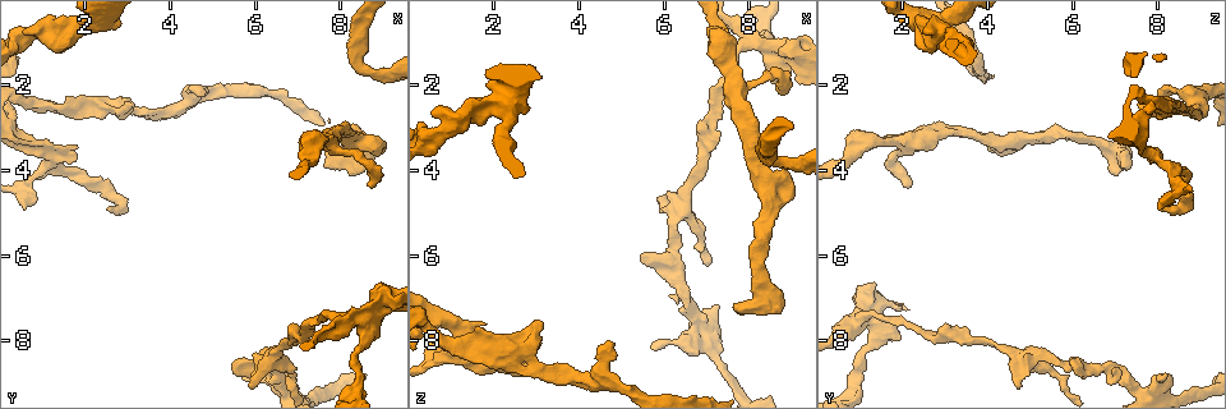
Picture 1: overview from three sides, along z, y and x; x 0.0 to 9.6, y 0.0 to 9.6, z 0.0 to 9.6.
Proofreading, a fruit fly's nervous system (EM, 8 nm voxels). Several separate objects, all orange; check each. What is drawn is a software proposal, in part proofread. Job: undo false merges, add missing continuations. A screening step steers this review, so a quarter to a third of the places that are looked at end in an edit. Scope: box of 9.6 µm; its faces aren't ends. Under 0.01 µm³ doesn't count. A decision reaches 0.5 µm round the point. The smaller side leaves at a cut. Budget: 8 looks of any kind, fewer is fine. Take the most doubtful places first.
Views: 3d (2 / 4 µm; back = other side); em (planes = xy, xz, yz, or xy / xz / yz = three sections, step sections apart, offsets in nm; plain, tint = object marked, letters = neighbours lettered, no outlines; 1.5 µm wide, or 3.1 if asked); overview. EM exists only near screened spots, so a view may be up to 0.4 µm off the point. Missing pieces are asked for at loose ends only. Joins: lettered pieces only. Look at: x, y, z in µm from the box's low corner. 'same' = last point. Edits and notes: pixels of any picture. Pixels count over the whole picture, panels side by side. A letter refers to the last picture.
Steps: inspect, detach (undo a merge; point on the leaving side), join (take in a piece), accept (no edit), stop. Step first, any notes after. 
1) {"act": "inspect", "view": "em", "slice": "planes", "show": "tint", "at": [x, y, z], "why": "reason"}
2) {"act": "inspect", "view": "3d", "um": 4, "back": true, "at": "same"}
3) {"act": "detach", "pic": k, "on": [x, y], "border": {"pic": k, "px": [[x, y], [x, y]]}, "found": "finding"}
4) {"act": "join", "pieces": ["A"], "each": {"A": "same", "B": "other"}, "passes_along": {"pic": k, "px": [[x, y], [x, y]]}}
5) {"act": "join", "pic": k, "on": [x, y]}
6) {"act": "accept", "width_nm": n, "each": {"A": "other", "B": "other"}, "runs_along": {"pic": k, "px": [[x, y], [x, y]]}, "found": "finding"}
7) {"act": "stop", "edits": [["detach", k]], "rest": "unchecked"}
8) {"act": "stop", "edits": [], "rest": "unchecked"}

{"act": "inspect", "view": "3d", "um": 2, "at": [8.50, 3.35, 4.30], "why": "sharp bend"}

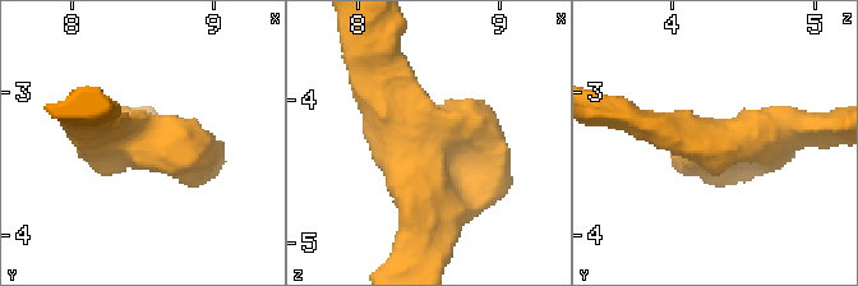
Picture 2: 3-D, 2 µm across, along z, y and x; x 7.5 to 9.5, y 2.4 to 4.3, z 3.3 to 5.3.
{"act": "inspect", "view": "em", "slice": "xy", "step": 4, "show": "letters", "at": [8.42, 3.32, 4.36]}

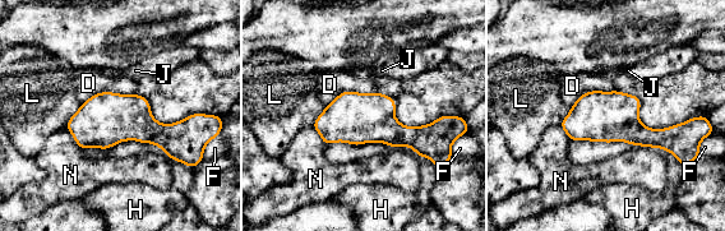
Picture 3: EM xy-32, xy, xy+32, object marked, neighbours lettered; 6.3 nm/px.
{"act": "accept", "each": {"D": "other", "F": "other", "H": "other", "J": "other", "L": "other", "N": "other"}, "border": {"pic": 3, "px": [[135, 92], [97, 92], [82, 104]]}, "found": "one cell here"}

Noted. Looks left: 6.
{"act": "inspect", "view": "3d", "um": 2, "at": [2.90, 4.85, 8.55], "why": "sharp bend"}

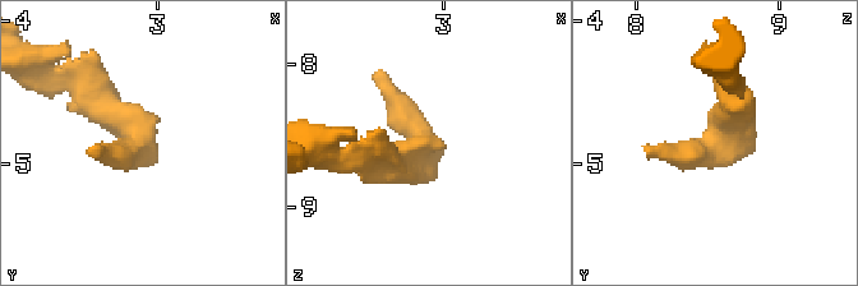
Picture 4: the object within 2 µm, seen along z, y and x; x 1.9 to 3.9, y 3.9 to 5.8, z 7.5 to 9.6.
{"act": "inspect", "view": "em", "slice": "xz", "step": 4, "show": "plain", "at": [2.84, 4.88, 8.54], "why": "now the EM"}

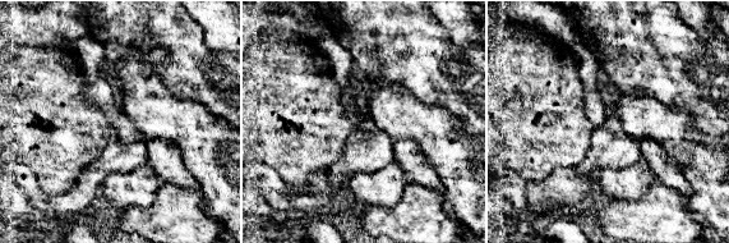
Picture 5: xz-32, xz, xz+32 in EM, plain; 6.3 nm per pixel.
{"act": "inspect", "view": "em", "slice": "xz", "step": 4, "show": "letters", "at": "same"}

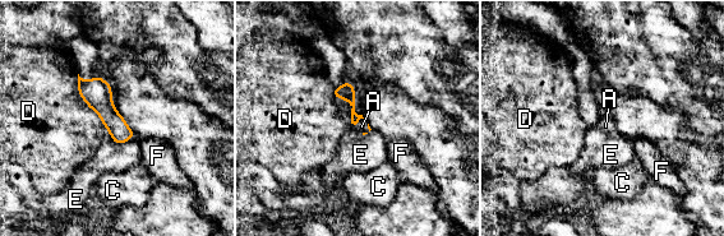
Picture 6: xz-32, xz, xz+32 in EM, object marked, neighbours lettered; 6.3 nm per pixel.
{"act": "accept", "each": {"A": "other", "C": "other", "D": "other", "E": "other", "F": "other"}, "border": {"pic": 6, "px": [[77, 74], [78, 95], [111, 137]]}, "found": "all the same cell"}

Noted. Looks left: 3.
{"act": "inspect", "view": "3d", "um": 2, "at": [7.70, 3.30, 2.20], "why": "two arms in line, one across"}

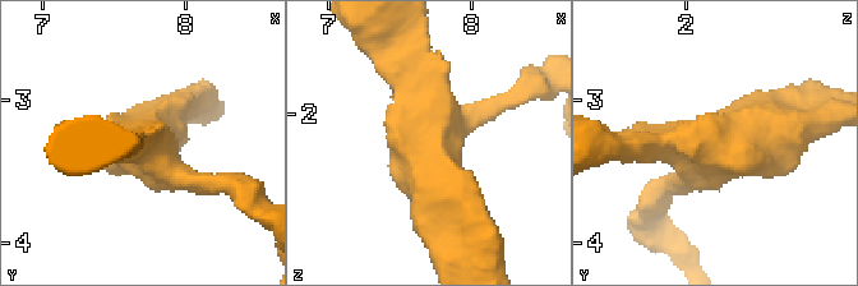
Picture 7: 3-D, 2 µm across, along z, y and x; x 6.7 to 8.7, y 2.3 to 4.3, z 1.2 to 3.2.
{"act": "inspect", "view": "em", "slice": "planes", "show": "letters", "at": [7.70, 3.30, 2.18], "arms": 3, "arm_widths_nm": [160, 220, 260]}

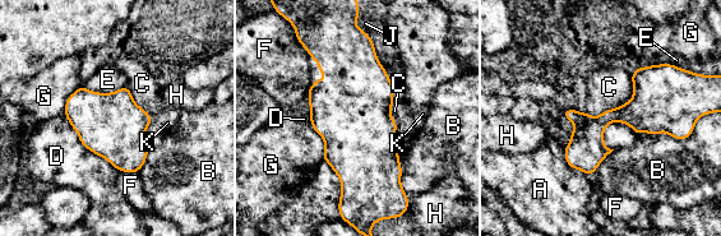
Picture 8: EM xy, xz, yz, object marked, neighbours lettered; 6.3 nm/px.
{"act": "accept", "each": {"A": "other", "B": "other", "C": "other", "D": "other", "E": "other", "F": "other", "G": "other", "H": "other", "J": "other", "K": "other"}, "found": "one cell here"}

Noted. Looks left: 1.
{"act": "stop", "edits": [], "rest": "unchecked"}

